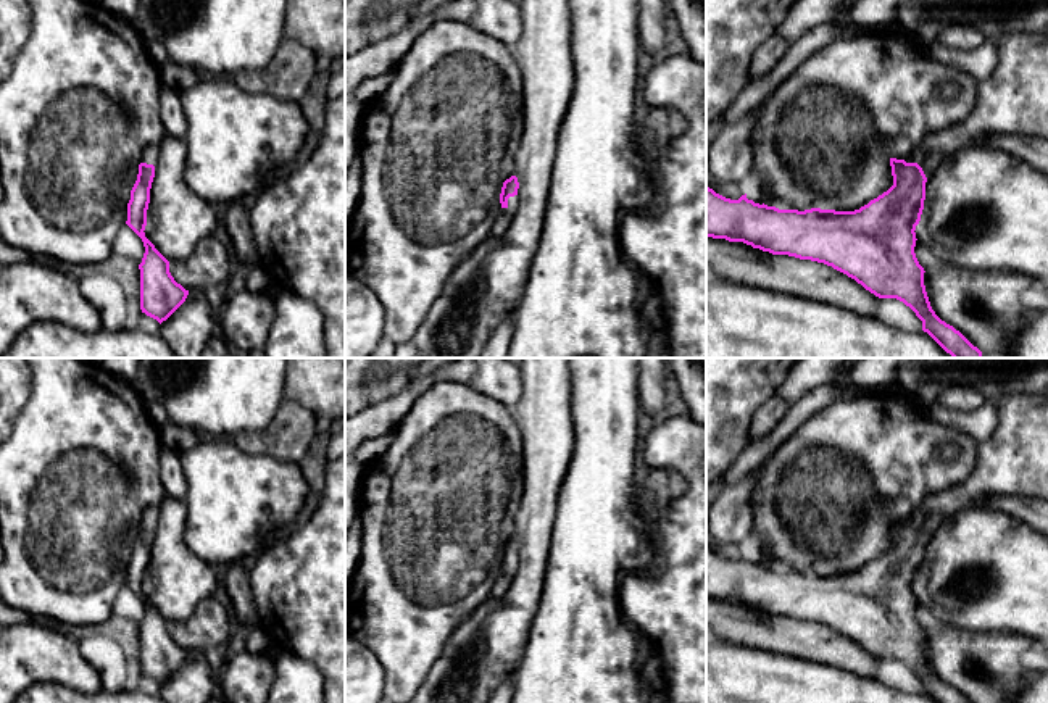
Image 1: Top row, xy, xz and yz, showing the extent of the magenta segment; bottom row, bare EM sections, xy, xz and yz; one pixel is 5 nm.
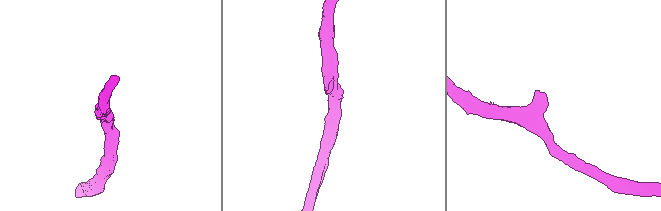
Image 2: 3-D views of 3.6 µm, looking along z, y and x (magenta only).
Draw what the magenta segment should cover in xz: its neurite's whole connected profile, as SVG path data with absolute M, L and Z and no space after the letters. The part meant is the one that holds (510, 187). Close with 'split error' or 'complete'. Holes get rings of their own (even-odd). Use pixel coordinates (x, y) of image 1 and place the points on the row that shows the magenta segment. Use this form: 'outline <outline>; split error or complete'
outline M511 176L503 182L500 193L501 210L490 231L492 239L501 240L503 234L506 232L518 208L518 189L519 182L516 176Z; split error

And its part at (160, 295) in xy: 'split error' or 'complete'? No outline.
split error

